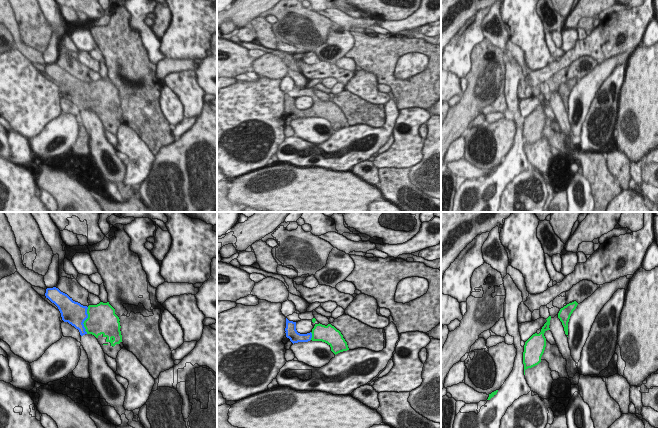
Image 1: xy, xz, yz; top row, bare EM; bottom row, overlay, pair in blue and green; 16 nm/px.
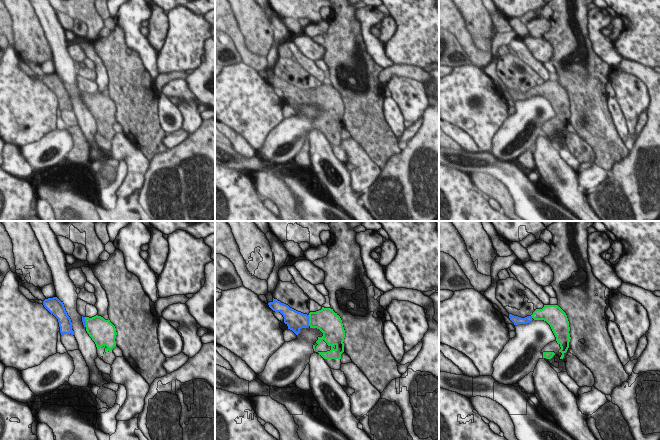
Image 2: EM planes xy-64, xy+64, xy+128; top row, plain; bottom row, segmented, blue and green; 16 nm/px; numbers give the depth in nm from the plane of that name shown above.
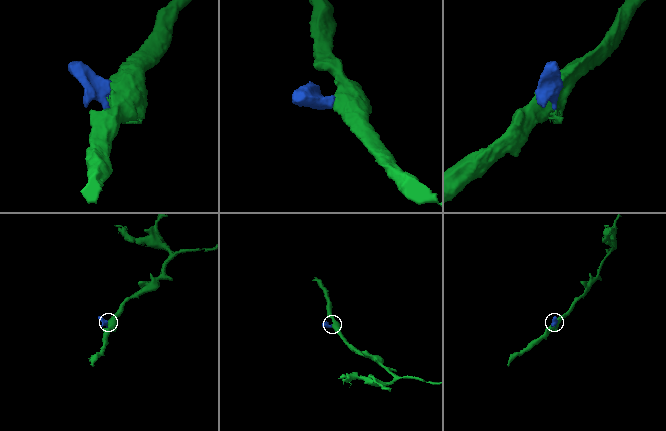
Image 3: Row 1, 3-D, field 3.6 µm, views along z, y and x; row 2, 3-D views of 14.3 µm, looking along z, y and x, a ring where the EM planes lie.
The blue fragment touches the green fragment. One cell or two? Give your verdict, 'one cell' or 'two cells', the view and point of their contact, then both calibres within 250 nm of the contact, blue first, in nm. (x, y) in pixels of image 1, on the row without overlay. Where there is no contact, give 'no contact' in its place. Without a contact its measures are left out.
one cell; meets blue in xy at (85, 95); 360 nm thick on the blue side, 420 nm on the other

